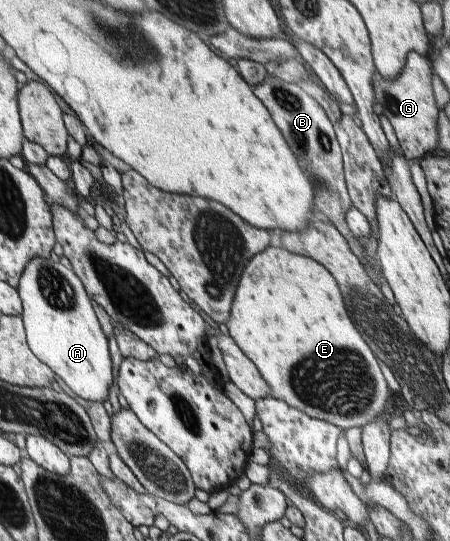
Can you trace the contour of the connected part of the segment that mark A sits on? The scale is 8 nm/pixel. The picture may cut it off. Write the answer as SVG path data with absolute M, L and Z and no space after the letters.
M31 258L17 291L23 304L21 317L30 350L80 398L92 402L108 399L108 388L113 381L108 339L102 332L91 298L73 268L64 259Z

